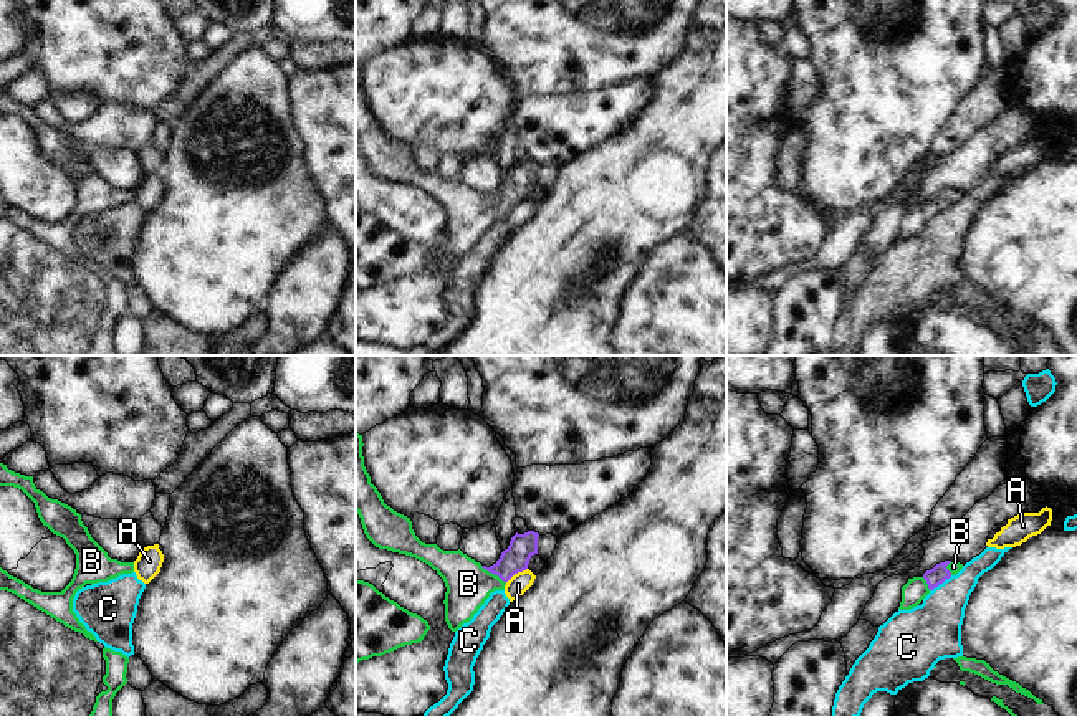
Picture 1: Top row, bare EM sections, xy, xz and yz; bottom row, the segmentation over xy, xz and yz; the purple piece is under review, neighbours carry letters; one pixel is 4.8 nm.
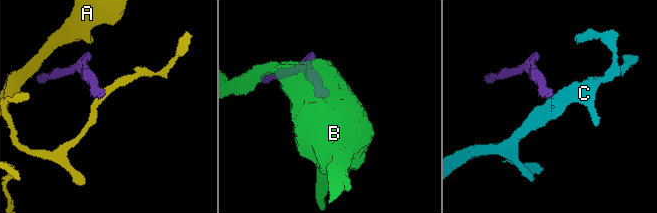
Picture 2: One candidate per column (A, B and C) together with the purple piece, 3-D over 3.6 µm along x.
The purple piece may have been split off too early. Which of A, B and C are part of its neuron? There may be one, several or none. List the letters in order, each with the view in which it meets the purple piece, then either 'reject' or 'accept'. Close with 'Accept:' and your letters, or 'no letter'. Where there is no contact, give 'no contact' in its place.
A: xz | reject
B: xz | accept
C: yz | reject
Accept: B

